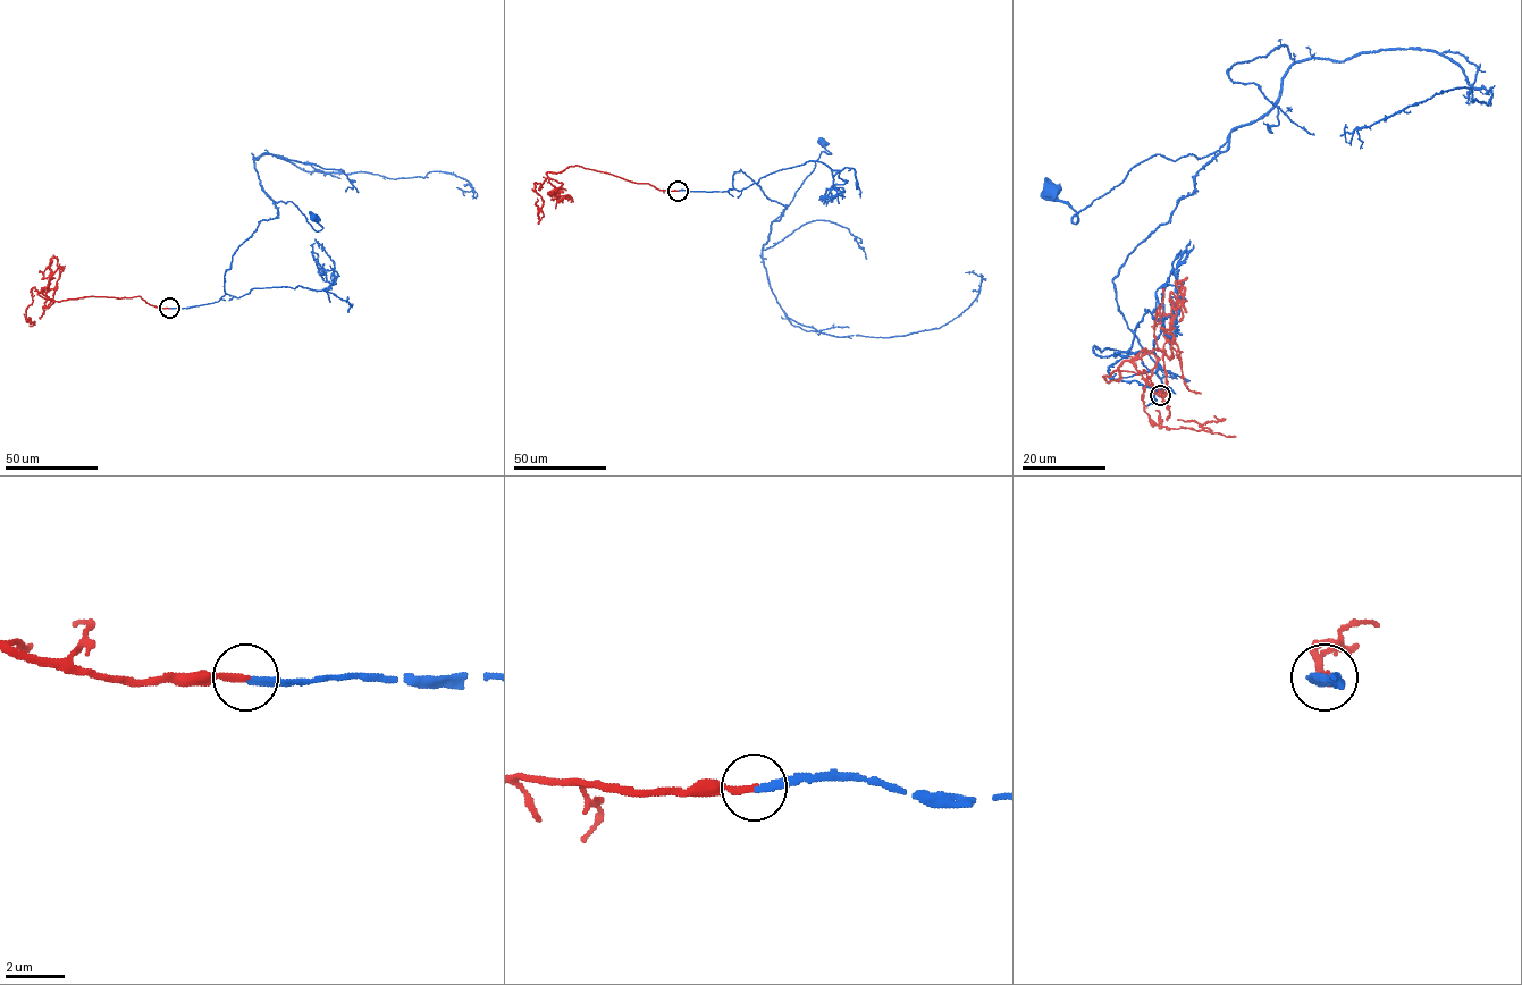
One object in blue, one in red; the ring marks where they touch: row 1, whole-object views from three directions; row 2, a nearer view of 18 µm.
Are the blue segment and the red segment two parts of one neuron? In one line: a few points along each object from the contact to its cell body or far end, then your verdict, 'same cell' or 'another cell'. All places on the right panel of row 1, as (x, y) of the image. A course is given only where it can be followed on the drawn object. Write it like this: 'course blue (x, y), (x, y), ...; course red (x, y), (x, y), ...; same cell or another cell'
course blue (1160, 395), (1155, 362), (1118, 309), (1112, 280), (1214, 154), (1153, 154), (1075, 224), (1050, 190); course red (1160, 395), (1144, 369), (1103, 378), (1117, 380), (1129, 361), (1162, 396), (1160, 327), (1171, 329), (1169, 296); same cell

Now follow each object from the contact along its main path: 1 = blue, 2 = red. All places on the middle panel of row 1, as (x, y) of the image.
1: (678, 191), (726, 191), (740, 169), (767, 198), (787, 205), (782, 215), (821, 153), (831, 153), (822, 142)
2: (678, 191), (658, 190), (575, 165), (547, 173), (562, 183), (553, 193), (562, 191), (551, 195), (560, 194)

